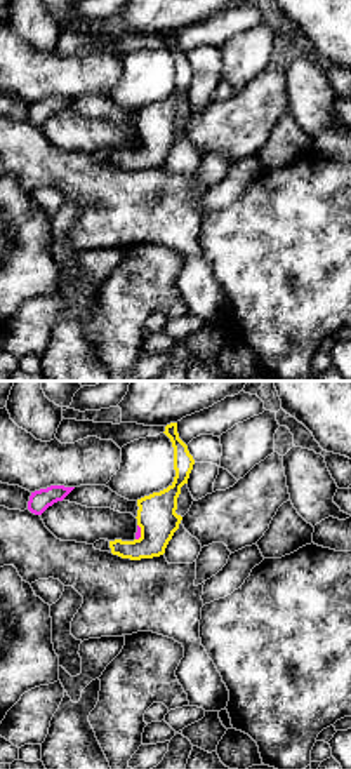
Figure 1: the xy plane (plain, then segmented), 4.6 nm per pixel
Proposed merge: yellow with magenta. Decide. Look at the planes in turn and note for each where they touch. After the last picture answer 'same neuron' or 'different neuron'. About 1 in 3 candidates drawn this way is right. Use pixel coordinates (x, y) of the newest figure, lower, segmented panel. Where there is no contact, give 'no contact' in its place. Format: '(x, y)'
(141, 533)

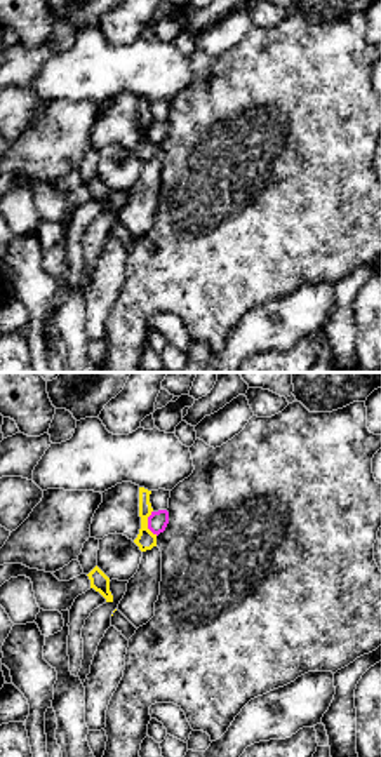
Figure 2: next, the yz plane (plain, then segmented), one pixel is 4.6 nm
(147, 524)

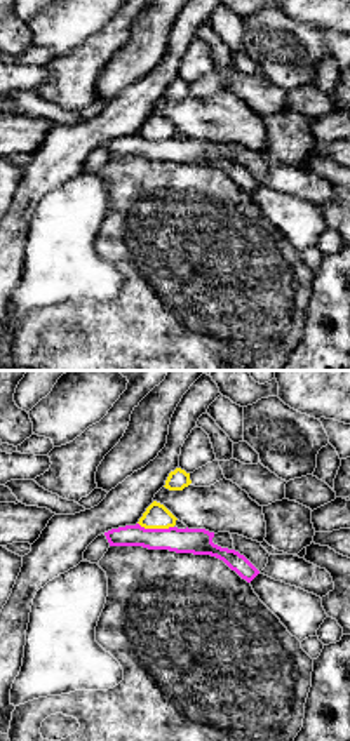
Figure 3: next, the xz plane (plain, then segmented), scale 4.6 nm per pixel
(155, 527)

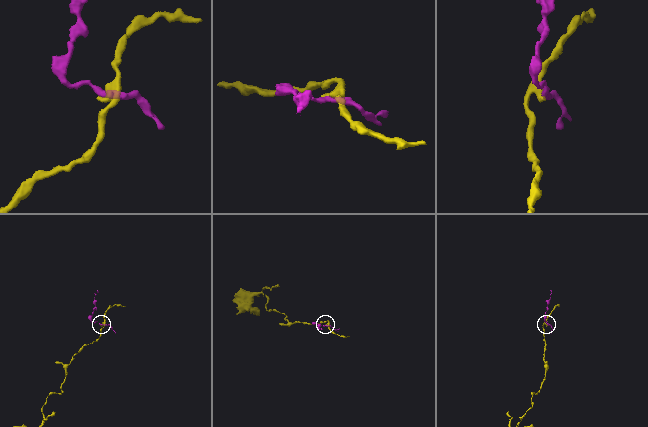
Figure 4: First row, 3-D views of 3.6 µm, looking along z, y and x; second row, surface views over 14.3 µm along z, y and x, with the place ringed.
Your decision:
different neuron

